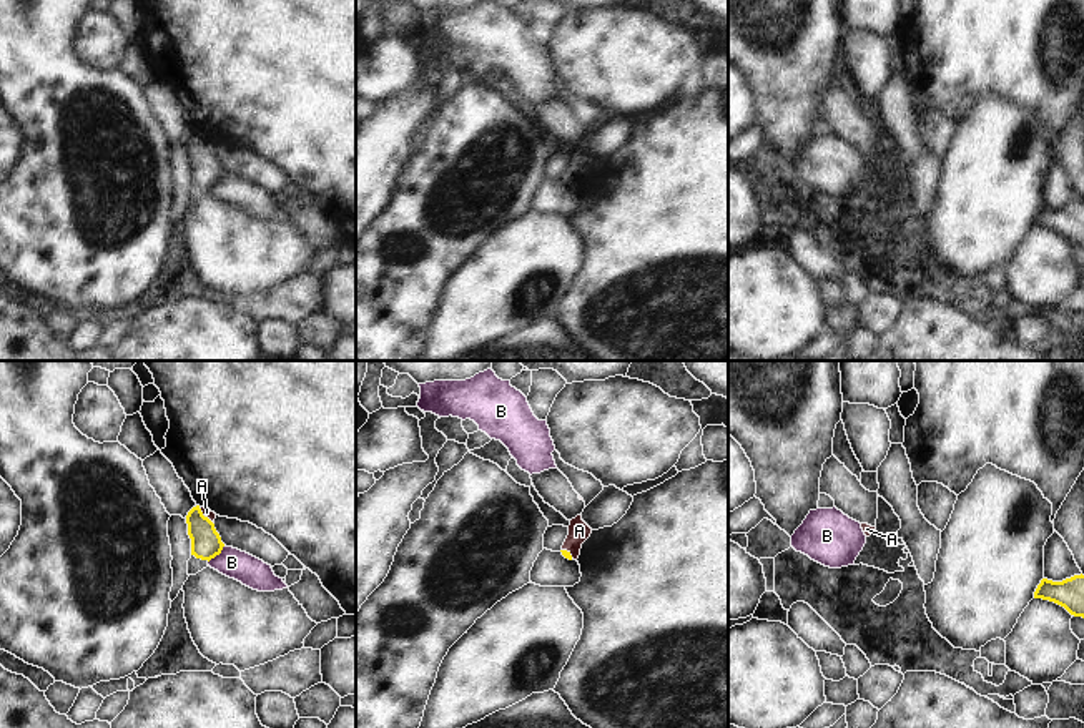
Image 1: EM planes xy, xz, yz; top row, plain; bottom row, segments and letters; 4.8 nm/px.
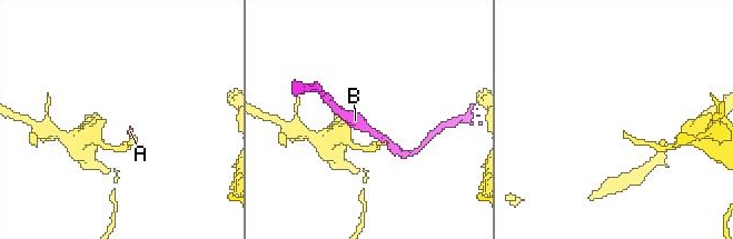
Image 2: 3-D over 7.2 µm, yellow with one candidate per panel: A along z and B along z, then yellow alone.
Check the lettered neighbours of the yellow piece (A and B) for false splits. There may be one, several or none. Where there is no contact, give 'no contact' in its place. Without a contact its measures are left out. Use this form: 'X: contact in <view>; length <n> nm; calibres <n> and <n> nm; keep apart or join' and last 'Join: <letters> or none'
A: contact in xy; length 120 nm; calibres 150 and 50 nm; join
B: contact in xy; length 120 nm; calibres 150 and 140 nm; keep apart
Join: A

